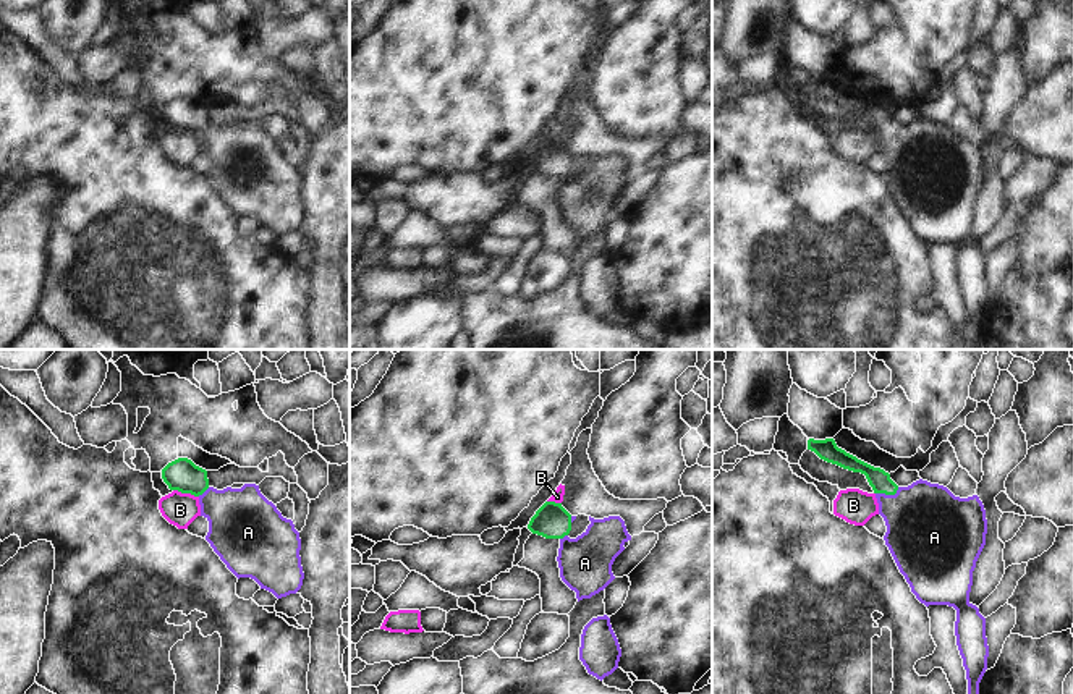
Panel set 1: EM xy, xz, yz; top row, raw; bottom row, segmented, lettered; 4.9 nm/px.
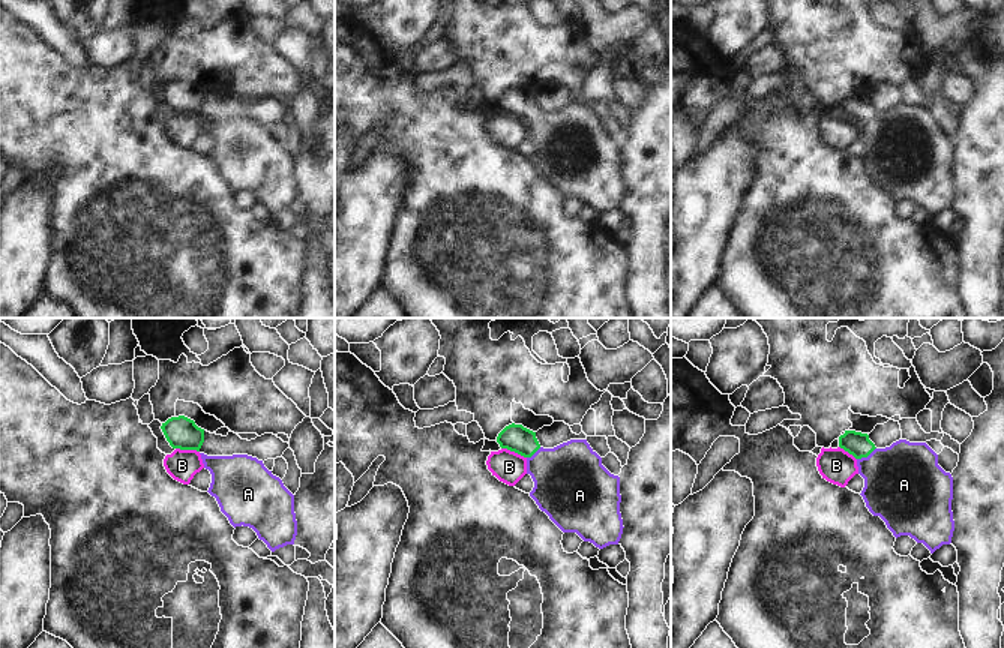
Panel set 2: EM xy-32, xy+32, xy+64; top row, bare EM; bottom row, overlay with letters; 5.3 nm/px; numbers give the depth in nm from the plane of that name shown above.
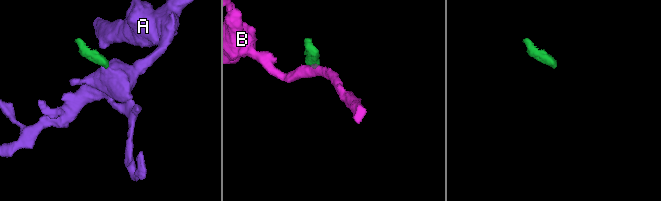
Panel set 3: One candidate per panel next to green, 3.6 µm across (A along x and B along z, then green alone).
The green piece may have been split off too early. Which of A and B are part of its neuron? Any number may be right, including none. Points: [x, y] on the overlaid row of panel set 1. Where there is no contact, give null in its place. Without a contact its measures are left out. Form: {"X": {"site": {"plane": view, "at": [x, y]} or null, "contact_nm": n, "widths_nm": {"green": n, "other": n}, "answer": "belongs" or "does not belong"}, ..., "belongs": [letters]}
{"A": {"site": {"plane": "yz", "at": [887, 494]}, "contact_nm": 120, "widths_nm": {"green": 110, "other": 400}, "answer": "belongs"}, "B": {"site": {"plane": "xy", "at": [186, 492]}, "contact_nm": 130, "widths_nm": {"green": 160, "other": 160}, "answer": "does not belong"}, "belongs": ["A"]}

